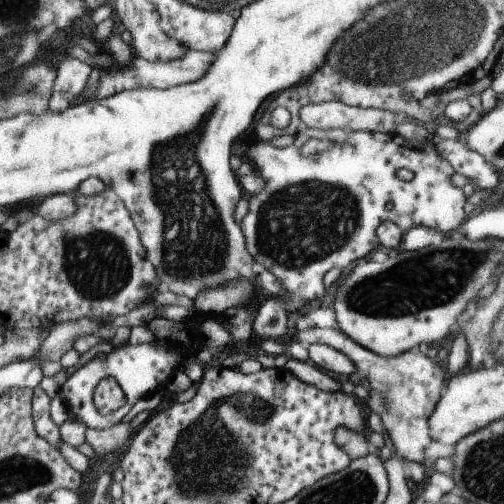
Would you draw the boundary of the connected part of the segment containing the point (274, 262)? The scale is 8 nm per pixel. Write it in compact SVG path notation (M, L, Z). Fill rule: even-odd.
M305 126L299 128L295 137L294 144L283 149L253 140L248 160L254 162L265 181L265 188L259 194L248 197L249 212L239 224L252 259L272 273L282 285L285 295L292 299L320 299L325 293L324 277L327 271L333 267L348 269L352 262L366 259L368 254L371 256L380 245L377 229L388 220L393 221L403 234L413 227L436 230L443 237L458 234L467 220L463 210L466 196L462 188L455 188L450 183L450 176L454 173L464 175L480 191L491 193L498 185L498 170L488 165L478 152L472 152L461 137L445 140L433 132L430 138L412 141L397 133L345 129L324 131ZM310 139L332 141L332 146L324 152L302 156L301 147ZM403 168L412 171L412 180L403 182L396 176L396 171Z

